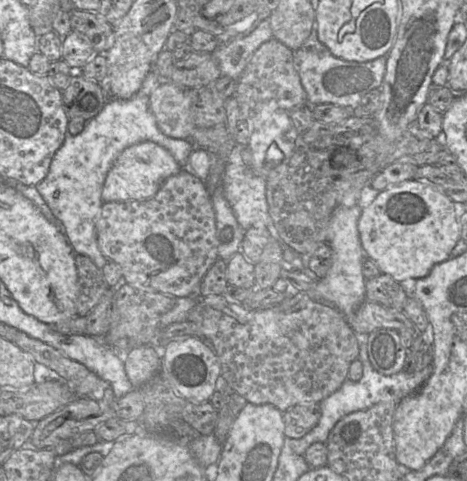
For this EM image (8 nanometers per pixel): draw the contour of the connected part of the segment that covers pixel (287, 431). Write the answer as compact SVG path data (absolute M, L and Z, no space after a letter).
M320 404L296 405L283 412L284 435L300 439L309 433L320 419Z

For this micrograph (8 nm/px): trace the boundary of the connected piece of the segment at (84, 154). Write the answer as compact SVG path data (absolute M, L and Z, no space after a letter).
M154 65L144 79L140 90L133 97L127 100L110 98L100 113L85 123L82 132L77 135L70 135L67 132L63 144L52 158L47 176L36 185L38 192L53 215L62 223L65 236L74 253L87 256L99 269L104 267L108 259L102 254L97 242L96 222L103 204L101 198L103 184L118 155L133 144L141 141L152 141L167 149L179 165L187 167L188 158L195 148L190 140L169 137L158 127L149 102L151 93L161 82L160 75Z

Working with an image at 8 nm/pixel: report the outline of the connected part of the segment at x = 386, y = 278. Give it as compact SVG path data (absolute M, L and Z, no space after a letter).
M381 272L376 277L366 279L365 286L366 300L403 311L406 292L390 275Z

